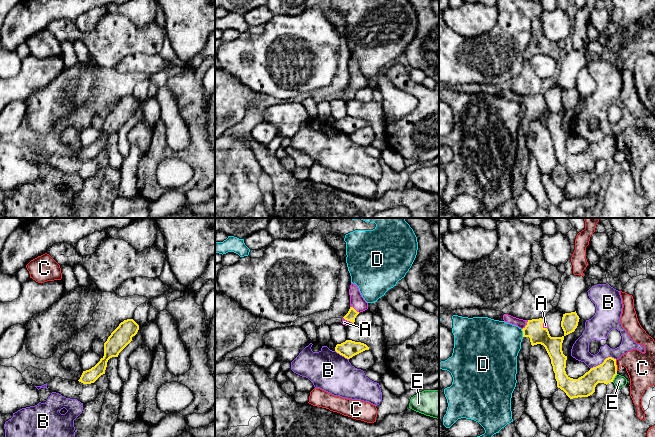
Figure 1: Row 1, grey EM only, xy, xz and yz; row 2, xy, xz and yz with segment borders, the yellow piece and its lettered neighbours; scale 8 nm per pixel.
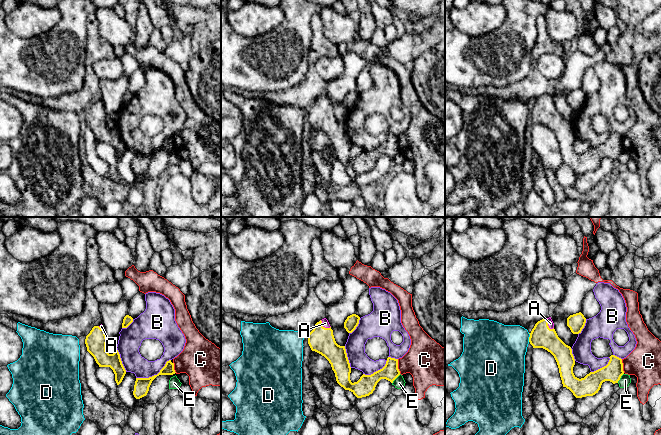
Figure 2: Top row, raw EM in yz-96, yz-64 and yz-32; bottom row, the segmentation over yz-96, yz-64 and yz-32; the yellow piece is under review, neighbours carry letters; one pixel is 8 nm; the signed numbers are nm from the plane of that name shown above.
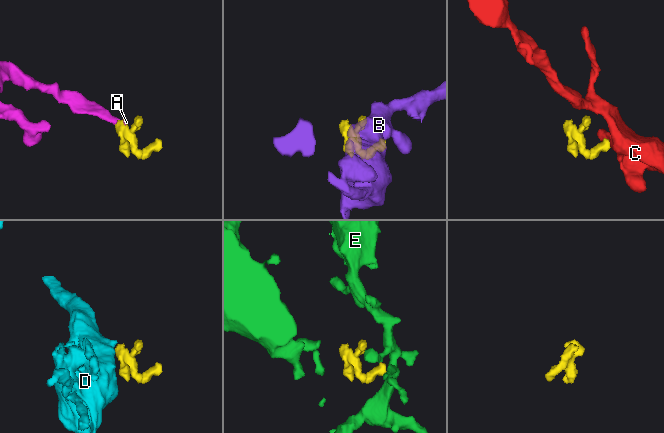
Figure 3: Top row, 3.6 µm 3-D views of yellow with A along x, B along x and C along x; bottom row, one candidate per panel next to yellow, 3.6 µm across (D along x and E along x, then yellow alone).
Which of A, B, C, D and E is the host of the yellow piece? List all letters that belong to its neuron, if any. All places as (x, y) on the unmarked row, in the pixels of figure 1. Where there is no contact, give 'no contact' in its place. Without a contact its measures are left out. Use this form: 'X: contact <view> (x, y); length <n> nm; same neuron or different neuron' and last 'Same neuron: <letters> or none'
A: contact yz (526, 101); length 90 nm; same neuron
B: contact yz (604, 137); length 240 nm; different neuron
C: contact yz (616, 141); length 90 nm; different neuron
D: contact yz (523, 109); length 70 nm; different neuron
E: contact yz (614, 153); length 80 nm; different neuron
Same neuron: A

